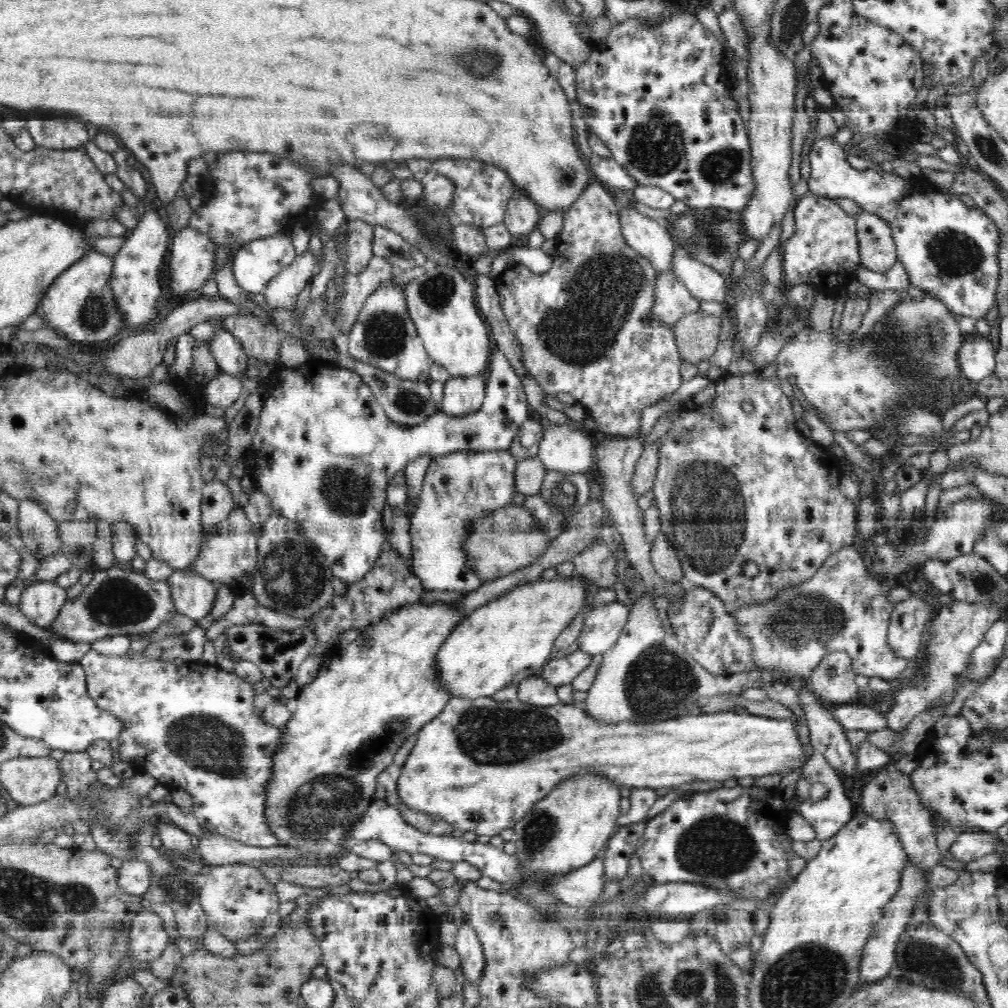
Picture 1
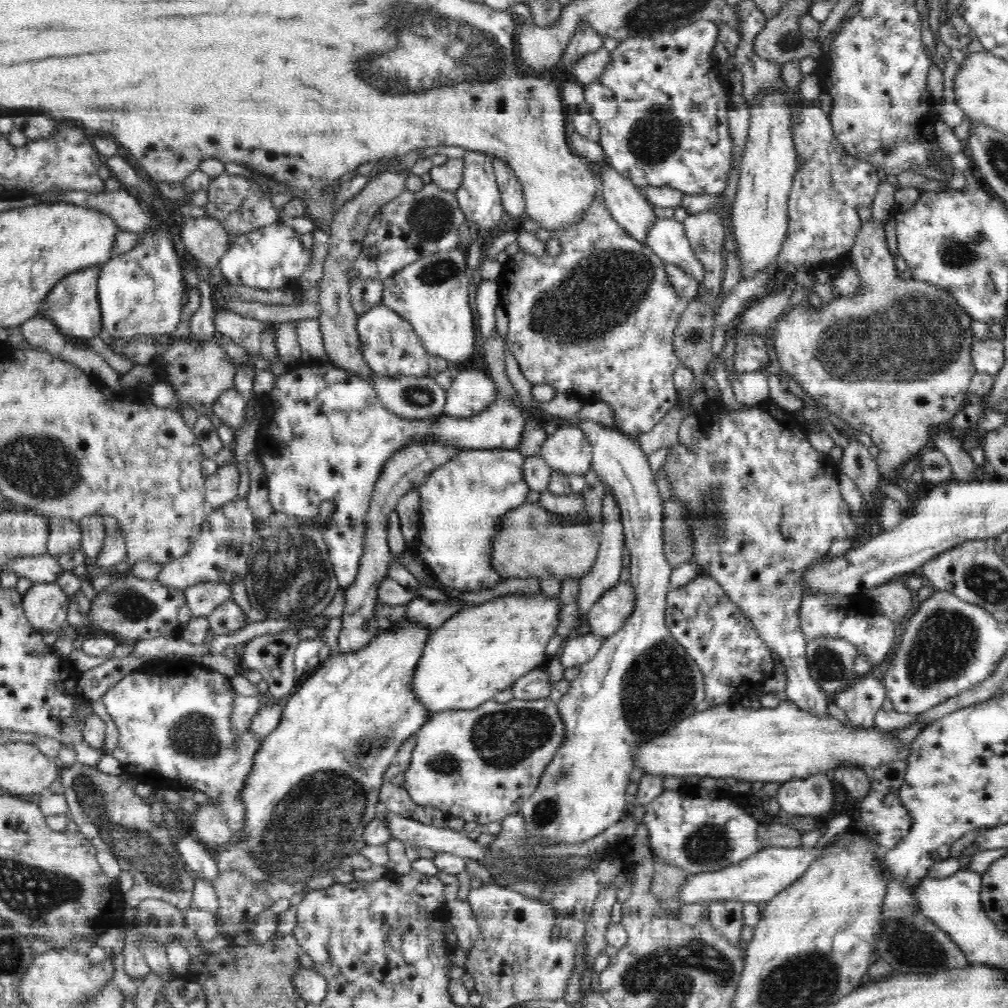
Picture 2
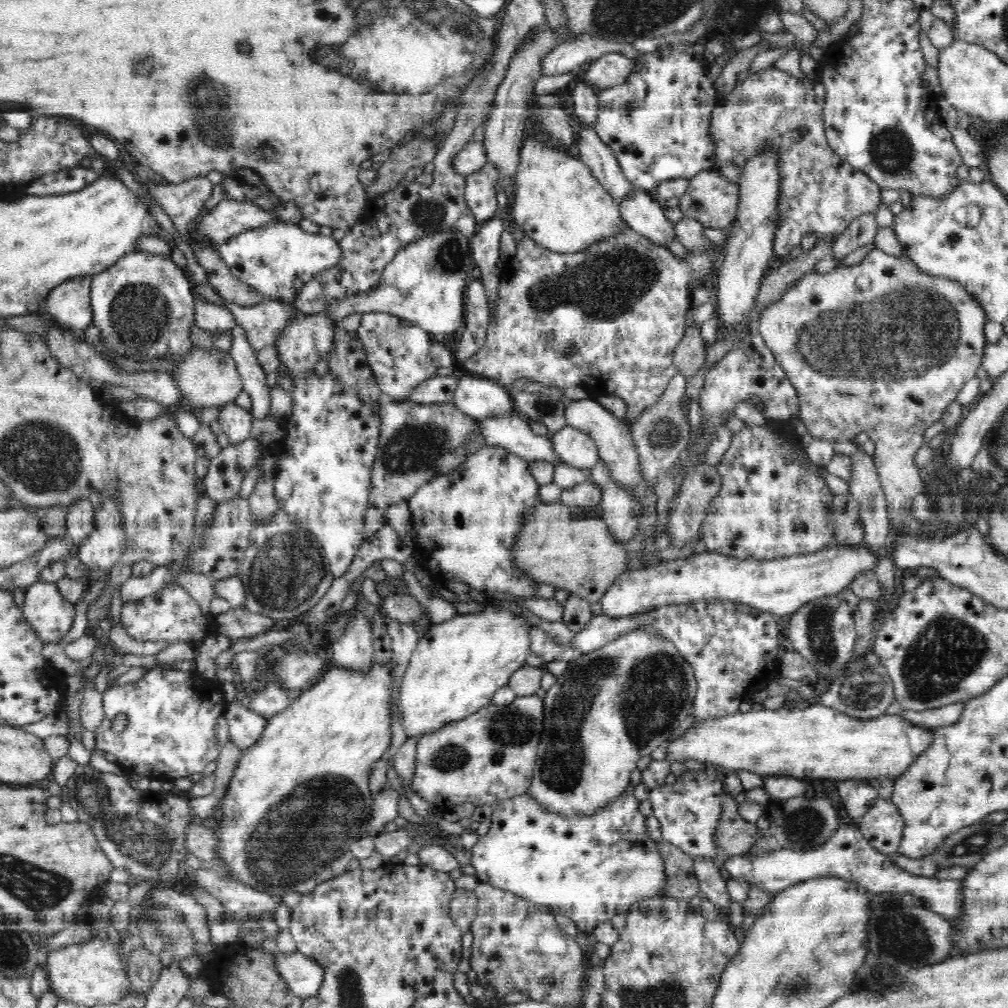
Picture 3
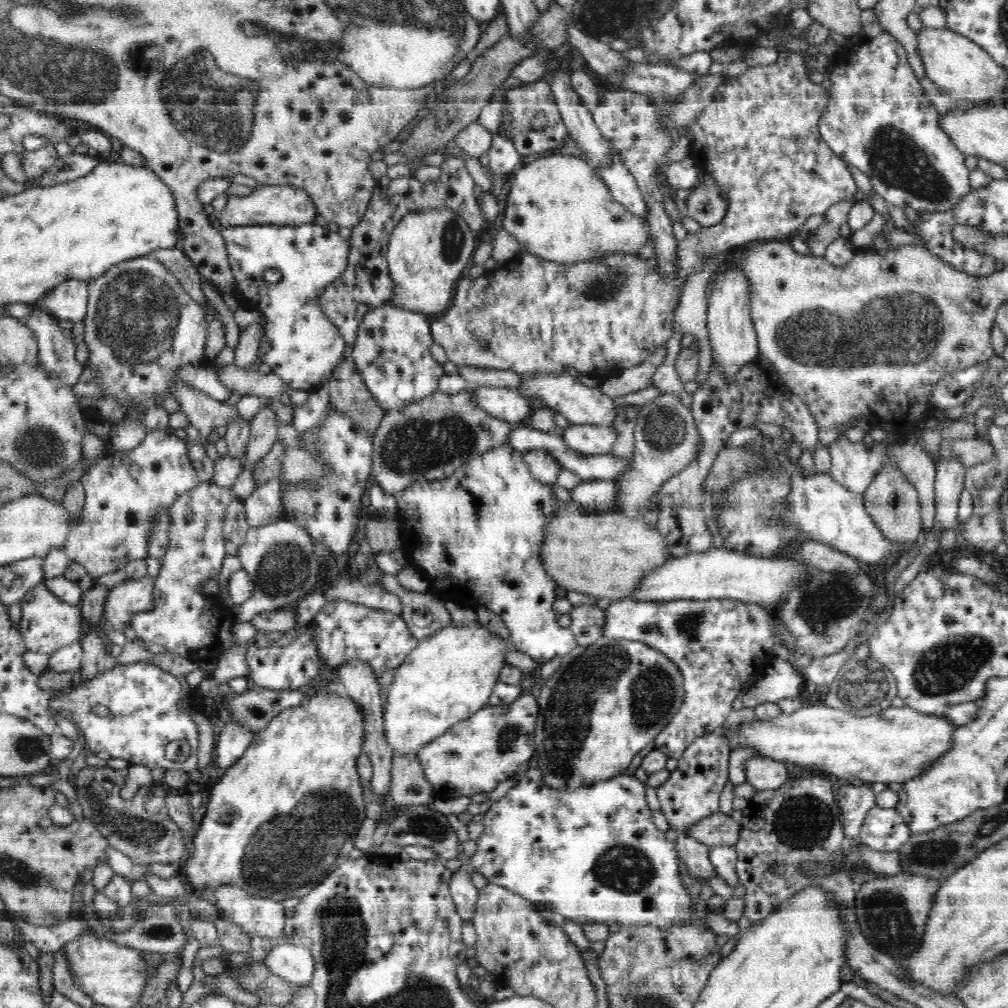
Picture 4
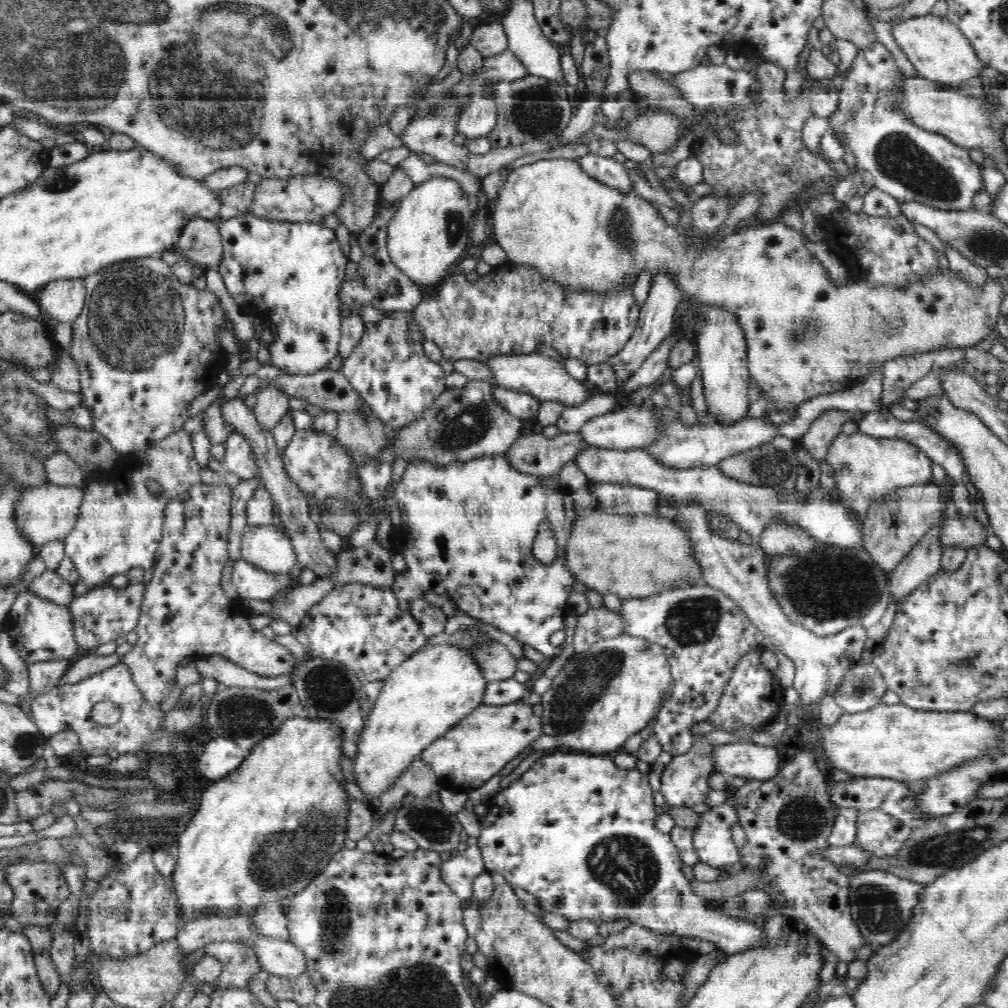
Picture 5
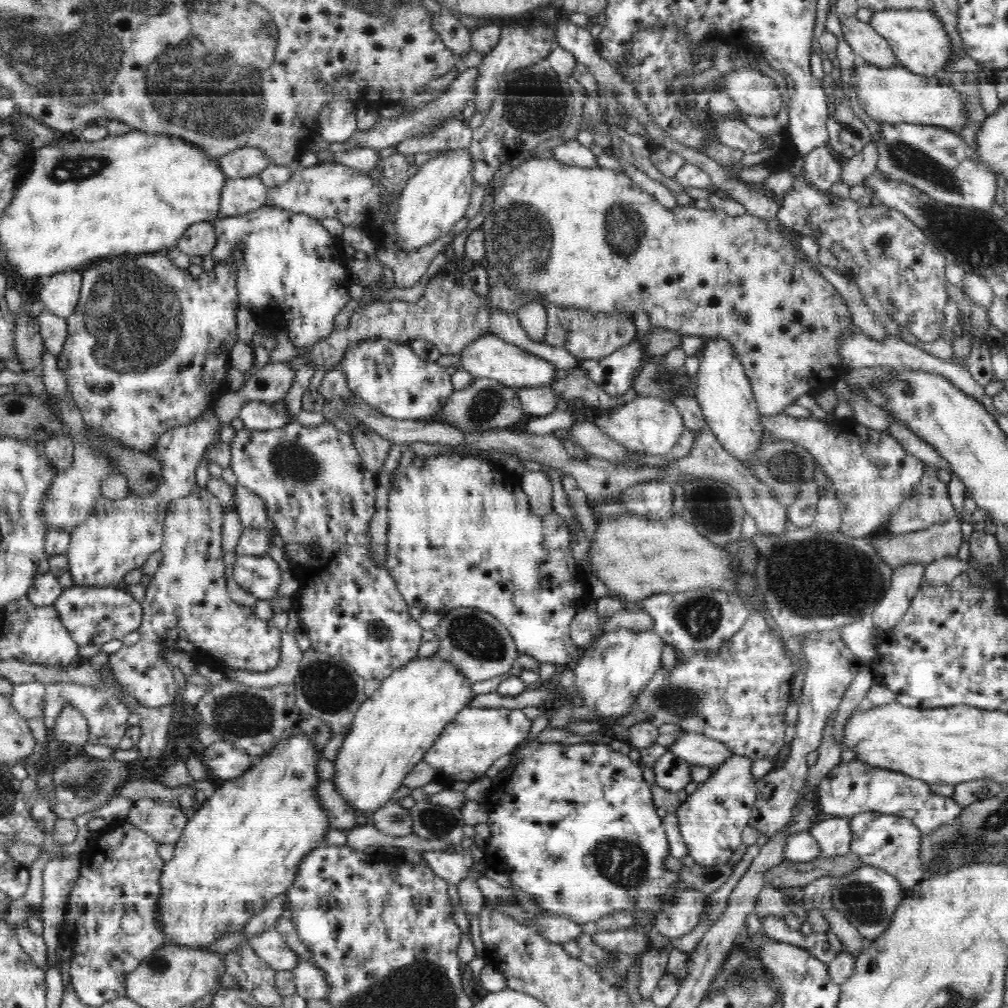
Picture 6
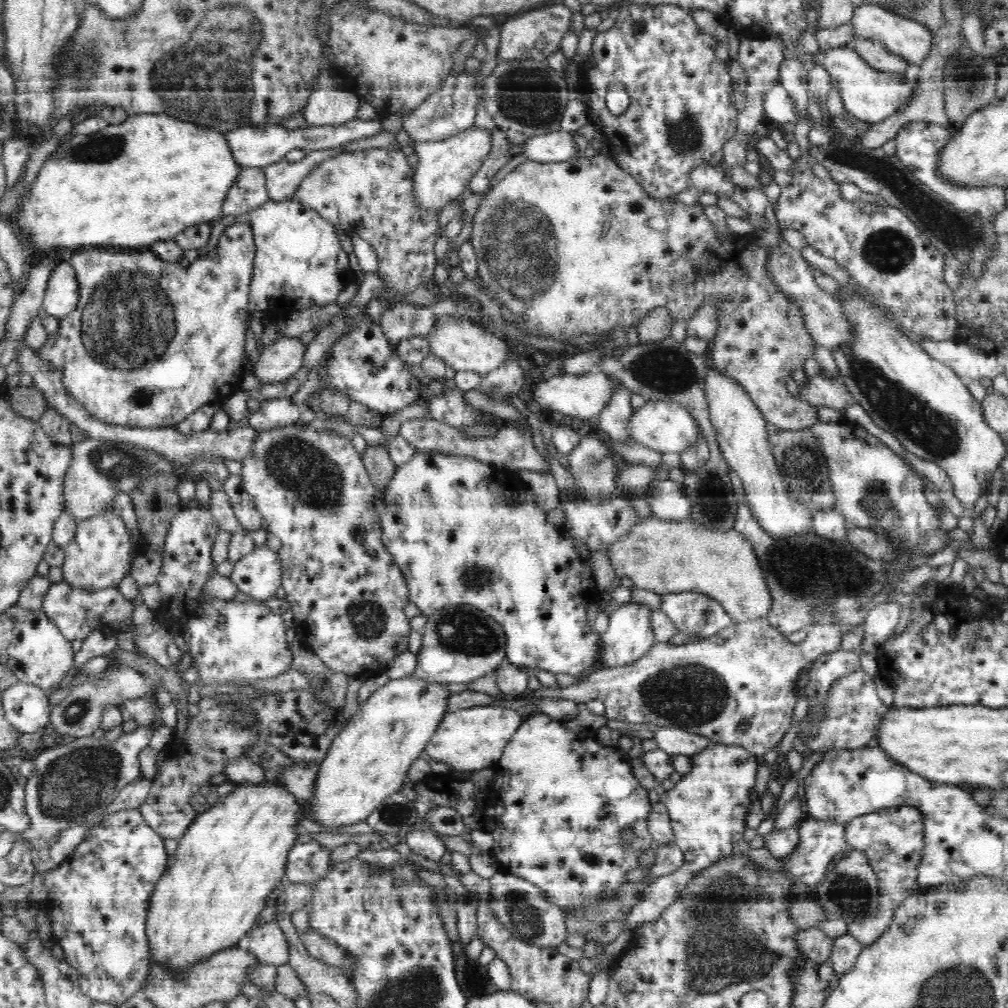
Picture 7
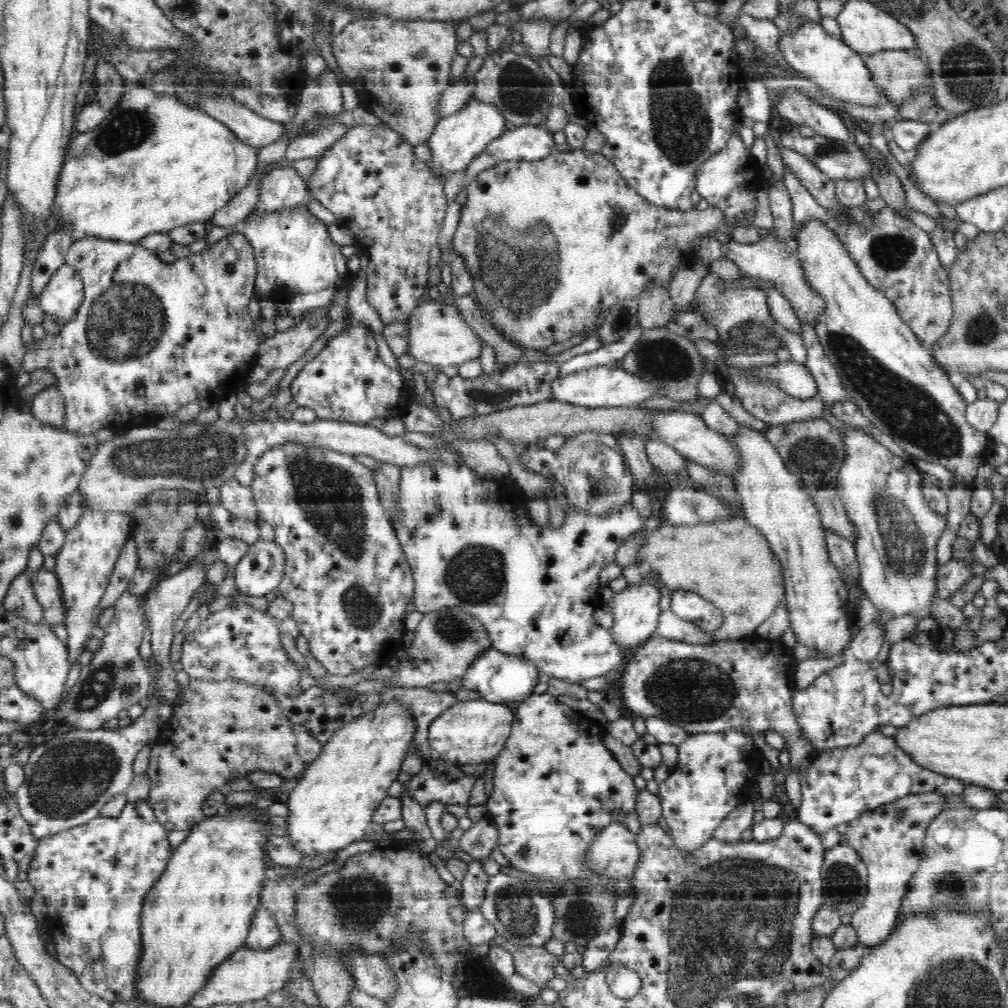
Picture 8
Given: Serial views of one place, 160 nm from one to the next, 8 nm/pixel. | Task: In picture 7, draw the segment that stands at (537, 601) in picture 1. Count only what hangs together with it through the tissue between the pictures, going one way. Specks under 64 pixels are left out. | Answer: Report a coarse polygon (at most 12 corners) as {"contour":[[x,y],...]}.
{"contour":[[448,684],[373,692],[331,742],[314,822],[366,821],[448,712]]}

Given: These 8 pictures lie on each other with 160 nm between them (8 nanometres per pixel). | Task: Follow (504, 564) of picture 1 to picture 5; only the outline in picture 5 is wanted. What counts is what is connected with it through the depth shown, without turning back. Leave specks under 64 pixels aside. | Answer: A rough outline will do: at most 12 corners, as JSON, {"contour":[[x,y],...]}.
{"contour":[[600,511],[572,524],[575,581],[621,600],[697,585],[689,533]]}

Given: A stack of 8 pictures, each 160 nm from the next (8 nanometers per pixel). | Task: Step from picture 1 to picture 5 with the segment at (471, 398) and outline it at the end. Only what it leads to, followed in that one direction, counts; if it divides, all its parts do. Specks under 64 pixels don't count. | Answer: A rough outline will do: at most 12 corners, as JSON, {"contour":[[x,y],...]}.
{"contour":[[495,386],[492,395],[510,415],[537,416],[540,400]]}

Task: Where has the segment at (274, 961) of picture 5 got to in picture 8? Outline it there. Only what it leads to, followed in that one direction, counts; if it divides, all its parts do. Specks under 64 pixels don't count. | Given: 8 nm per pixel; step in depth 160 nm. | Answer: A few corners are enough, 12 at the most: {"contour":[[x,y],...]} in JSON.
{"contour":[[259,906],[245,946],[257,951],[282,938],[274,915]]}

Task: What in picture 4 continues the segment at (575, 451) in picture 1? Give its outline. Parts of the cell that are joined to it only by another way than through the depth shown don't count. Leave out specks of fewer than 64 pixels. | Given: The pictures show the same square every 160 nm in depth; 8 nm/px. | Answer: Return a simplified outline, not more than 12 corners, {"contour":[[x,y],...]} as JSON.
{"contour":[[571,424],[568,447],[581,455],[610,453],[618,433],[608,425]]}

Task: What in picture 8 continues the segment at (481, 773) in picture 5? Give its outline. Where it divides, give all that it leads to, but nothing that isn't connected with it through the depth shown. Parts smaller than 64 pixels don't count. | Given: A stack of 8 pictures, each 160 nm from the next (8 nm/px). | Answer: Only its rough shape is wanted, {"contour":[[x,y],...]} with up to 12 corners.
{"contour":[[458,701],[428,728],[452,765],[492,761],[515,722],[513,705]]}

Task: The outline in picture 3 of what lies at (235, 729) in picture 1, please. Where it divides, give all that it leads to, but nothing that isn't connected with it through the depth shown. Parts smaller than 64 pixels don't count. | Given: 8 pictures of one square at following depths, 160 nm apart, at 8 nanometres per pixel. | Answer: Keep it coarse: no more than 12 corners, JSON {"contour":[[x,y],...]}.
{"contour":[[148,670],[103,692],[124,774],[215,772],[218,679]]}

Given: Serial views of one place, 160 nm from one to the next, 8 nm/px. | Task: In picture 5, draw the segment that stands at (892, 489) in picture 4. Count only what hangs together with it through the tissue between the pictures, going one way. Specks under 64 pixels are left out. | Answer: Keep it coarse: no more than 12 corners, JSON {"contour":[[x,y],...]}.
{"contour":[[940,484],[870,504],[862,547],[891,572],[942,520]]}

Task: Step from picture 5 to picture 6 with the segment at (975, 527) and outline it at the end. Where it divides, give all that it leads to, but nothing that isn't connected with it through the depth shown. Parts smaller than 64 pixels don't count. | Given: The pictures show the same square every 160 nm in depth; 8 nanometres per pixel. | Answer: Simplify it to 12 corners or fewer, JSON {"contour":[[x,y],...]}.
{"contour":[[956,518],[922,532],[869,536],[894,570],[957,557],[963,541]]}

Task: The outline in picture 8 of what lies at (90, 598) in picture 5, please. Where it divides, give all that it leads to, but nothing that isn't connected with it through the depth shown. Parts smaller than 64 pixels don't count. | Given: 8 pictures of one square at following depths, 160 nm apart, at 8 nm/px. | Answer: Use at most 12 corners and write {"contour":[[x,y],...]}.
{"contour":[[32,573],[43,621],[65,626],[61,586],[56,574]]}

